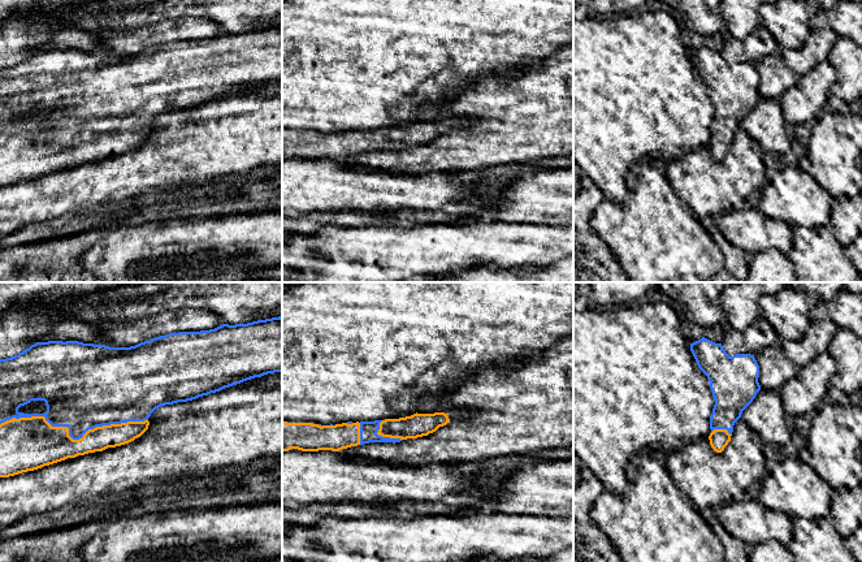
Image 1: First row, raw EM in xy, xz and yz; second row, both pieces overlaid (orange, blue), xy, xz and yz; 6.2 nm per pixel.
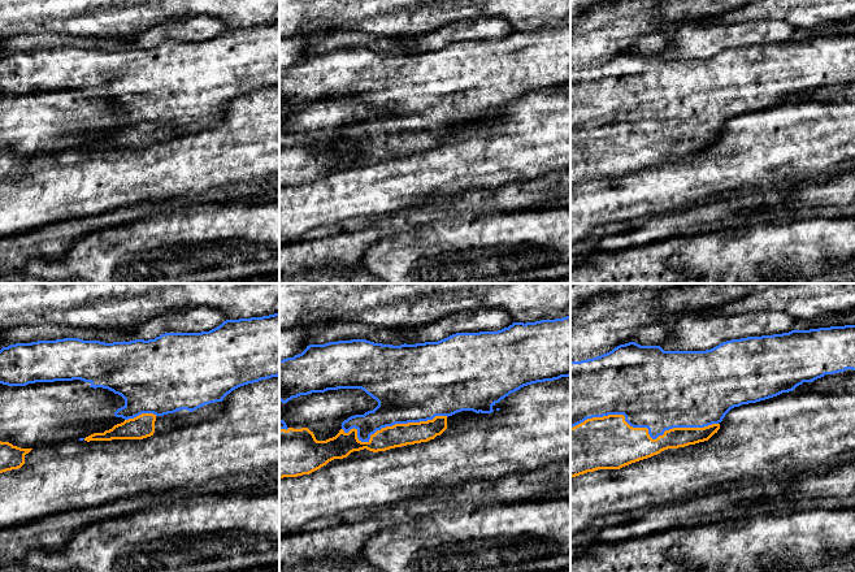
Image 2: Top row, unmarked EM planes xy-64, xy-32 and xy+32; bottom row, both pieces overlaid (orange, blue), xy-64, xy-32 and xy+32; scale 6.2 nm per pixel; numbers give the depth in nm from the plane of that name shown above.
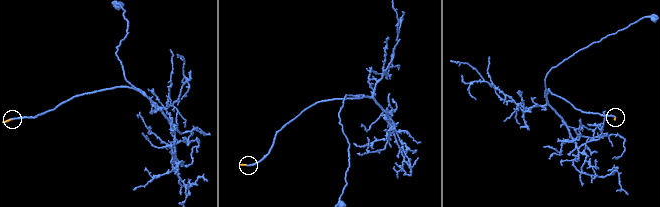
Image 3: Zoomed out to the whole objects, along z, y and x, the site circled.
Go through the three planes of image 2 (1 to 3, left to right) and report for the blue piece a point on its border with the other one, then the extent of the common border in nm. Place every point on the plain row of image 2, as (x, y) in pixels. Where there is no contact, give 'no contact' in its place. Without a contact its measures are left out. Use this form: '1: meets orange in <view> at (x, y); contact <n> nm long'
1: meets orange in xy-64 at (142, 122); contact 200 nm long
2: meets orange in xy-32 at (393, 134); contact 650 nm long
3: meets orange in xy+32 at (645, 137); contact 900 nm long

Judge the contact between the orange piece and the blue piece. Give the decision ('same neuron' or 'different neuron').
same neuron

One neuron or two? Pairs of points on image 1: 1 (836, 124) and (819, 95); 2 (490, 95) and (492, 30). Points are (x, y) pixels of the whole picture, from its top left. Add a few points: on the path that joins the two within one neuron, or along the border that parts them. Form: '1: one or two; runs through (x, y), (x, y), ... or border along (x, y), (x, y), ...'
1: two; border along (824, 109), (810, 122)
2: two; border along (519, 64), (514, 77), (480, 77), (463, 90)

